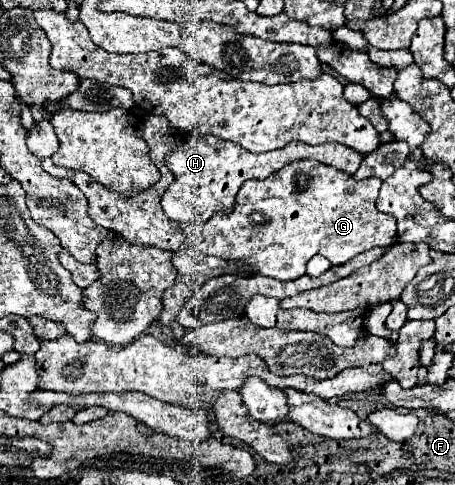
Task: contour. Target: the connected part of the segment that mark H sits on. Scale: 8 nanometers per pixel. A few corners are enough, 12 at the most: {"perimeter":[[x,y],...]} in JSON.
{"perimeter":[[213,135],[167,155],[169,219],[205,223],[245,181],[301,159],[349,175],[361,153],[337,143],[253,155]]}

